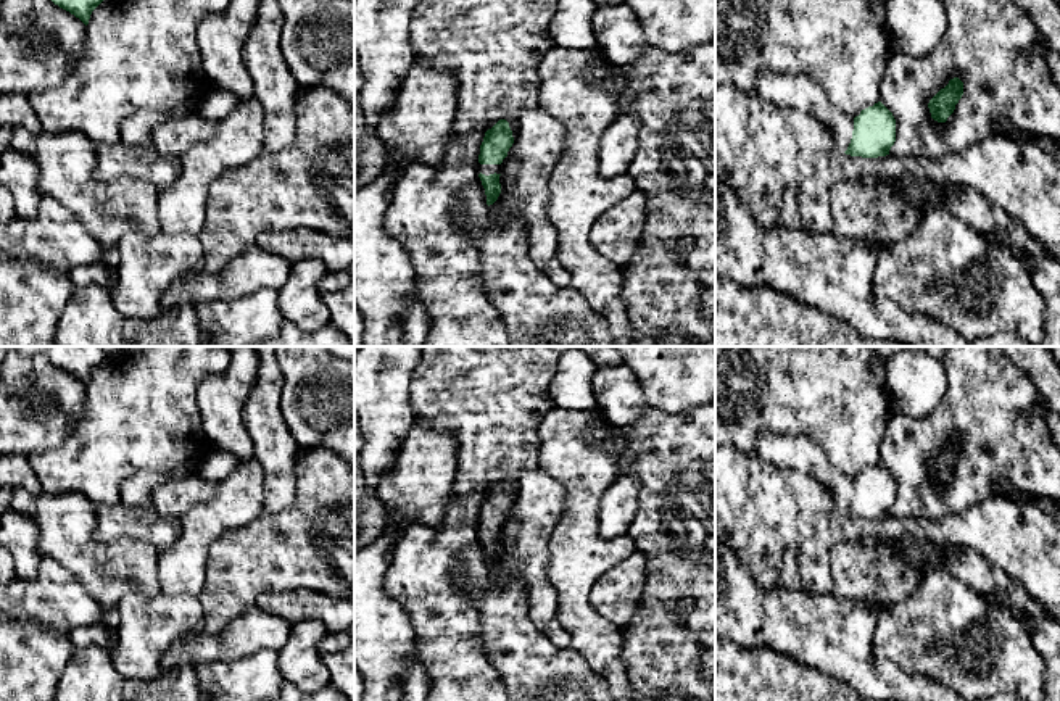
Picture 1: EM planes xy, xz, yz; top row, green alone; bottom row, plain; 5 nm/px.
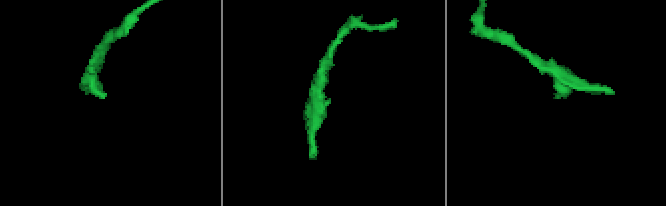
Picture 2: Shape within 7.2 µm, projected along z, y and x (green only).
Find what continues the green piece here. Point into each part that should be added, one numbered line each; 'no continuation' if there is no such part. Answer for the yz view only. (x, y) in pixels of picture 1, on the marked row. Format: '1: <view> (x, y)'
1: yz (799, 92)

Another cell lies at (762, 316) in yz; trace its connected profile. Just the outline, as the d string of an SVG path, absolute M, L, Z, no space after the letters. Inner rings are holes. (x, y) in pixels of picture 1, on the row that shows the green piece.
M715 277L715 346L910 346L868 338L847 322L770 287L747 288Z

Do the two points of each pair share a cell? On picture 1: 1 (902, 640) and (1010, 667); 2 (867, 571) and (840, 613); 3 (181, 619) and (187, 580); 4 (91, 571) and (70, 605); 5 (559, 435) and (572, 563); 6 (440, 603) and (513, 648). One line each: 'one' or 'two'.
1: one
2: two
3: two
4: two
5: one
6: two

